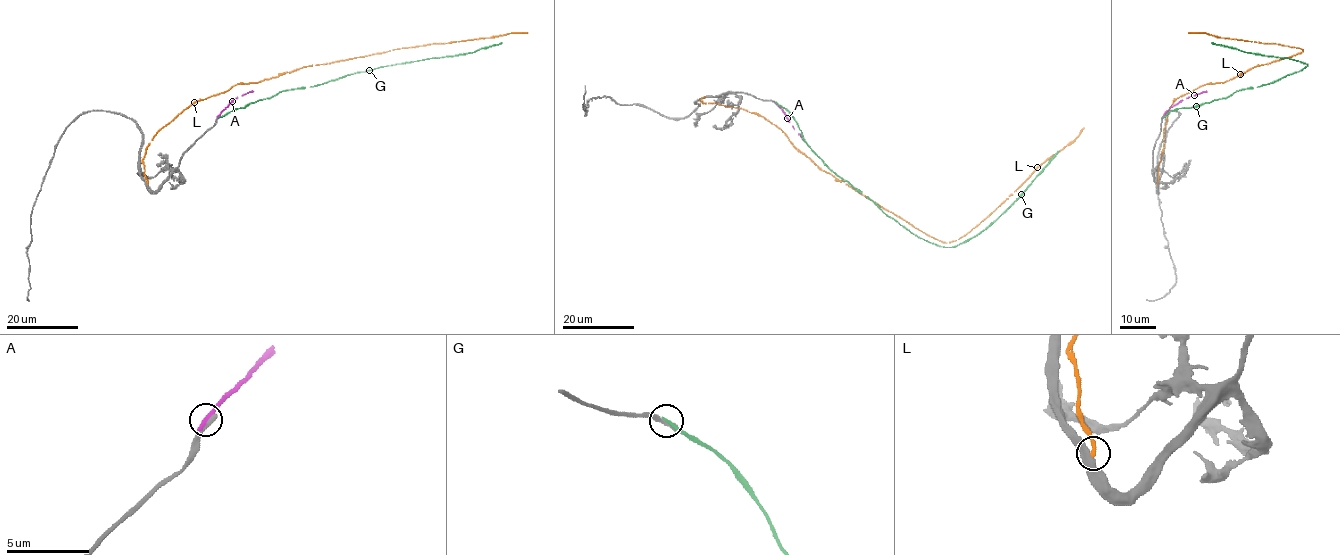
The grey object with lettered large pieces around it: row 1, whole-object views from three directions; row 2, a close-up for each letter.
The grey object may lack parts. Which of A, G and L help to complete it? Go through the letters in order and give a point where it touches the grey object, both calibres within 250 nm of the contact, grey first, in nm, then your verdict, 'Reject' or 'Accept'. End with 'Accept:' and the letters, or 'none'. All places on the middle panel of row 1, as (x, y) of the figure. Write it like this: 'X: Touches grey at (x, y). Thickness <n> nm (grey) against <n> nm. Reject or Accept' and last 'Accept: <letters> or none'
A: Touches grey at (775, 103). Thickness 320 nm (grey) against 300 nm. Reject
G: Touches grey at (775, 102). Thickness 360 nm (grey) against 220 nm. Reject
L: Touches grey at (704, 97). Thickness 360 nm (grey) against 220 nm. Reject
Accept: none

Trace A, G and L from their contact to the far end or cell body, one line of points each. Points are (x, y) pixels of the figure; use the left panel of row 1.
A: (218, 115), (237, 96), (253, 91)
G: (218, 117), (279, 92), (326, 83), (387, 65), (462, 54), (501, 42)
L: (147, 183), (143, 161), (145, 148), (159, 130), (195, 102), (237, 84), (389, 50), (527, 32)

